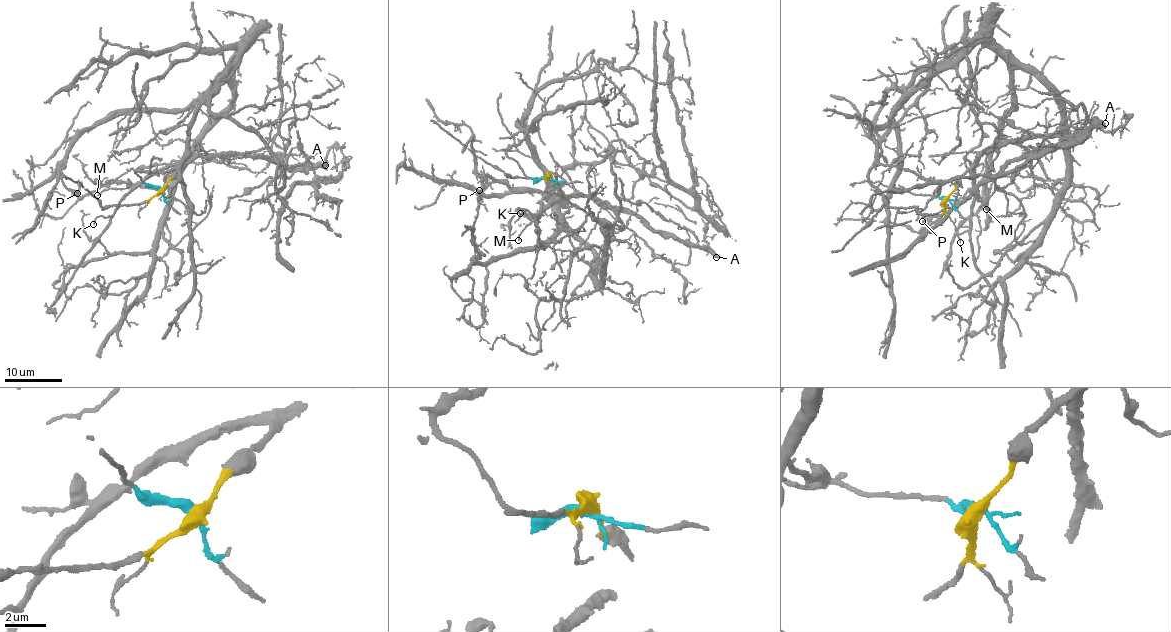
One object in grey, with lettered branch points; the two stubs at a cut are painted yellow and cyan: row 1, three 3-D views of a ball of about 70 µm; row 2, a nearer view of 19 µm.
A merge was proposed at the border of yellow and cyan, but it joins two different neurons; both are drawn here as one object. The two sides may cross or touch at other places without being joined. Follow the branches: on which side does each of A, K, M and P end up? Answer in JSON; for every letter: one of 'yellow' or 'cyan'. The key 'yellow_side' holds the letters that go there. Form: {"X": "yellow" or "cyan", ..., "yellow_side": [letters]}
{"A": "yellow", "K": "yellow", "M": "yellow", "P": "cyan", "yellow_side": ["A", "K", "M"]}

